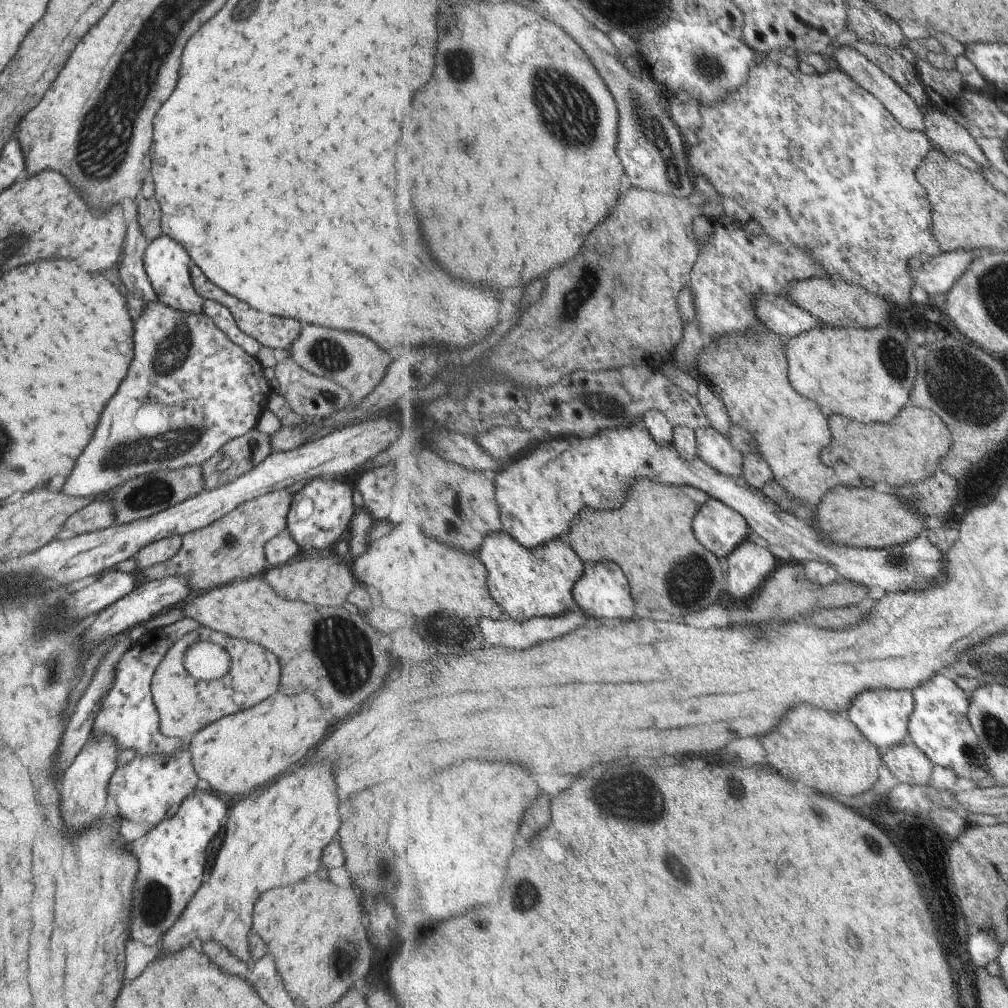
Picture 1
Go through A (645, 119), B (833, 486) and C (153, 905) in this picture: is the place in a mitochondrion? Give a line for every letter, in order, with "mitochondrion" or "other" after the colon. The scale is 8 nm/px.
A: mitochondrion
B: other
C: mitochondrion

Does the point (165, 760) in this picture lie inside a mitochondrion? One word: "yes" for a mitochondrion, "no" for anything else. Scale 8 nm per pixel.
no

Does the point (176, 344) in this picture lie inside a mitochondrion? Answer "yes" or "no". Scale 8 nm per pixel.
yes

